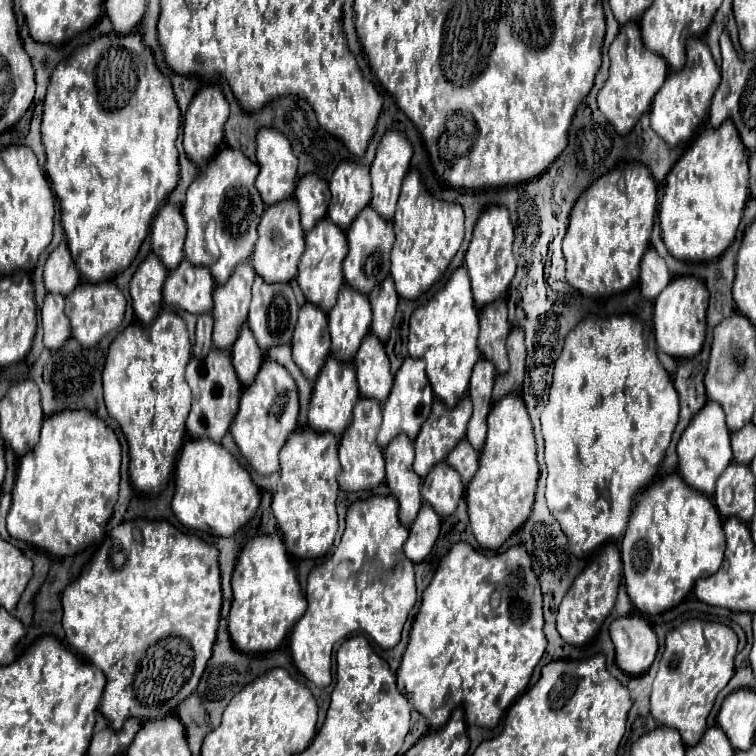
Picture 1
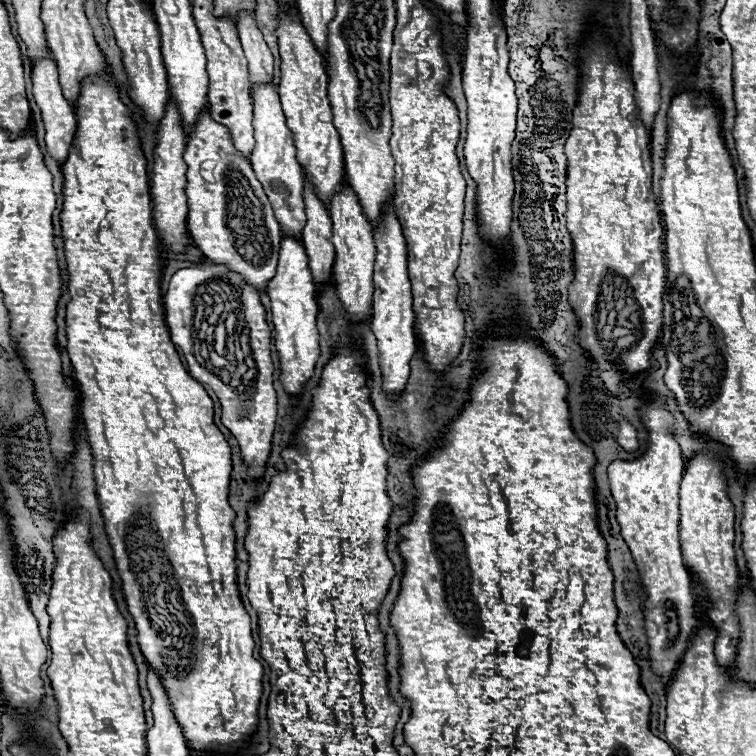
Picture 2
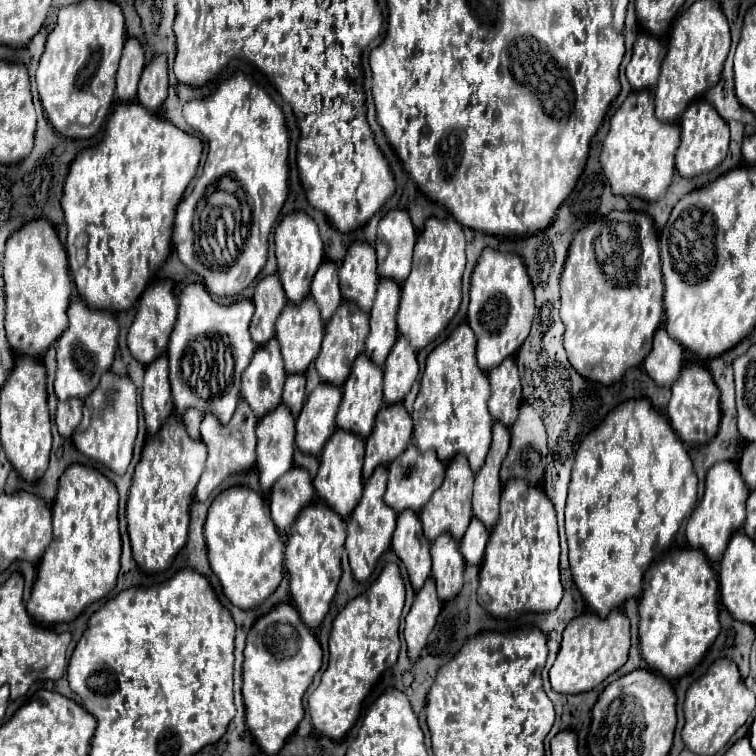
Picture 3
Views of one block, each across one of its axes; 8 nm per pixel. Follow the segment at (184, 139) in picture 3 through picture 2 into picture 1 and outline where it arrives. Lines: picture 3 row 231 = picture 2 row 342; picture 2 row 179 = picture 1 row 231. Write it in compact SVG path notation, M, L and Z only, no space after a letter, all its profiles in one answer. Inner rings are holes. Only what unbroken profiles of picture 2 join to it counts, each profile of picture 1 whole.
M140 32L100 36L54 68L46 90L40 128L48 160L46 172L60 200L68 248L86 282L98 284L102 280L112 280L126 270L138 254L154 214L180 178L176 150L180 124L182 114L172 84L156 68L152 50L144 44Z

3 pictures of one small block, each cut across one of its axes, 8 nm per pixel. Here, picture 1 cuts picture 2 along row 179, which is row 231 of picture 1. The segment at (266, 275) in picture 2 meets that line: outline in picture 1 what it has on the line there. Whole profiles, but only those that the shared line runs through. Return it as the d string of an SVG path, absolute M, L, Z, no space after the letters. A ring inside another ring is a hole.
M222 148L186 192L186 200L182 204L182 214L188 224L184 252L192 264L208 266L216 284L224 284L230 278L234 266L252 254L256 242L256 226L266 208L254 186L256 176L258 164L250 162L240 150ZM208 220L216 222L216 244L220 252L218 258L204 250L204 226Z

